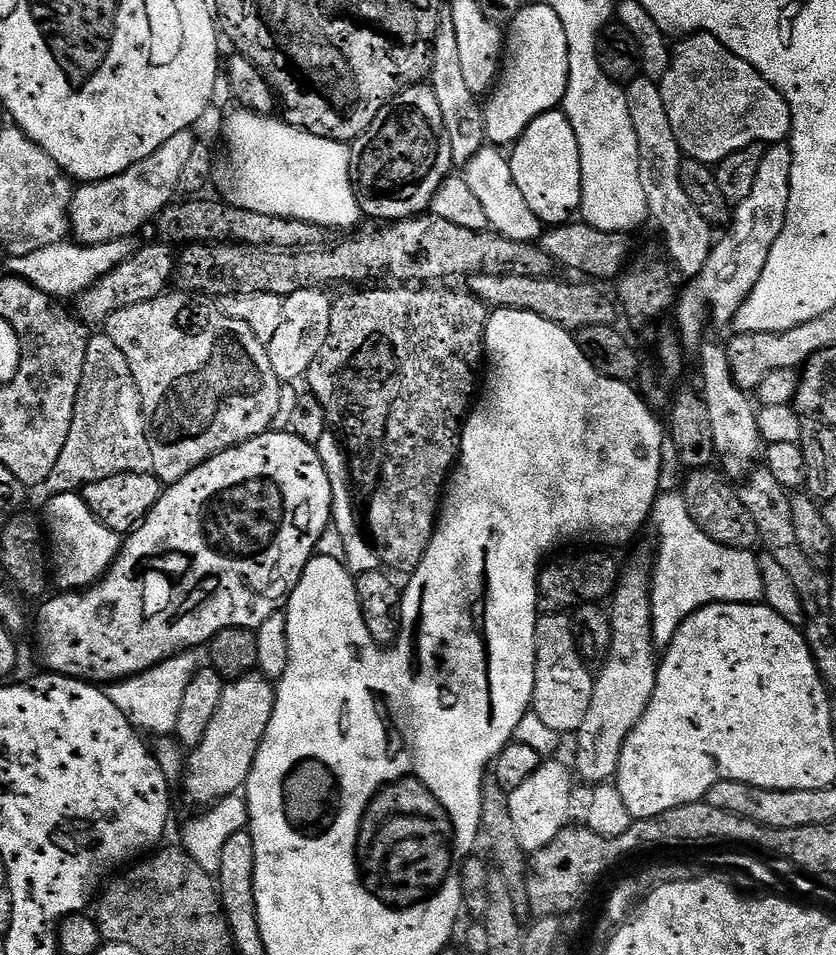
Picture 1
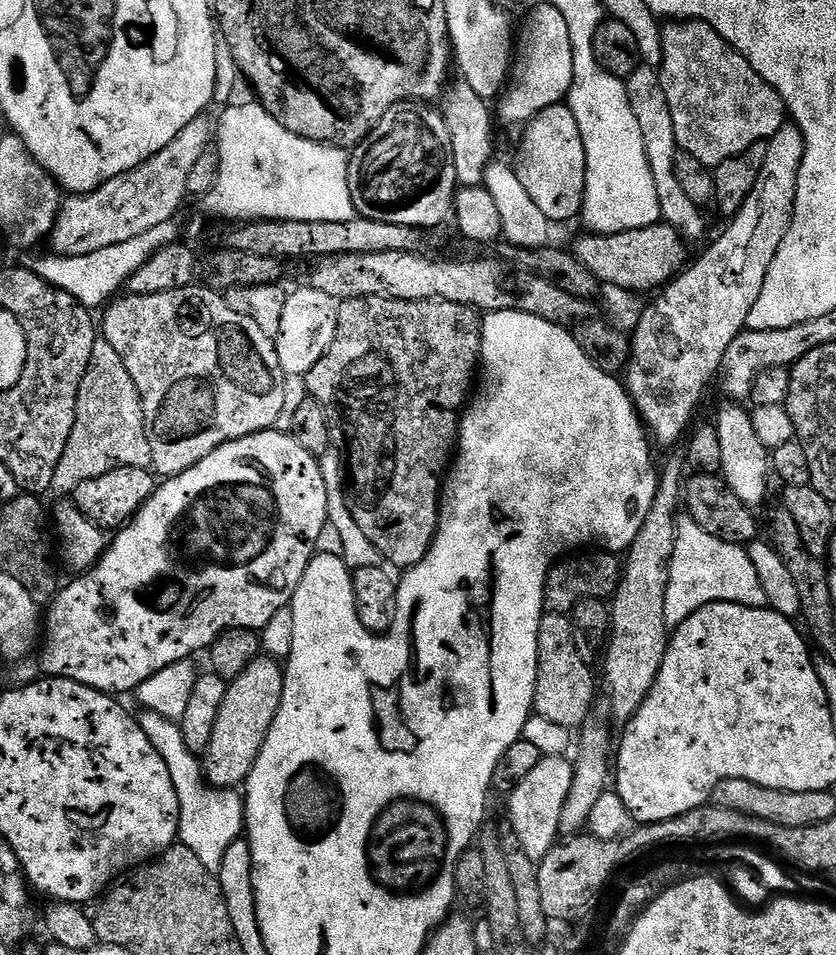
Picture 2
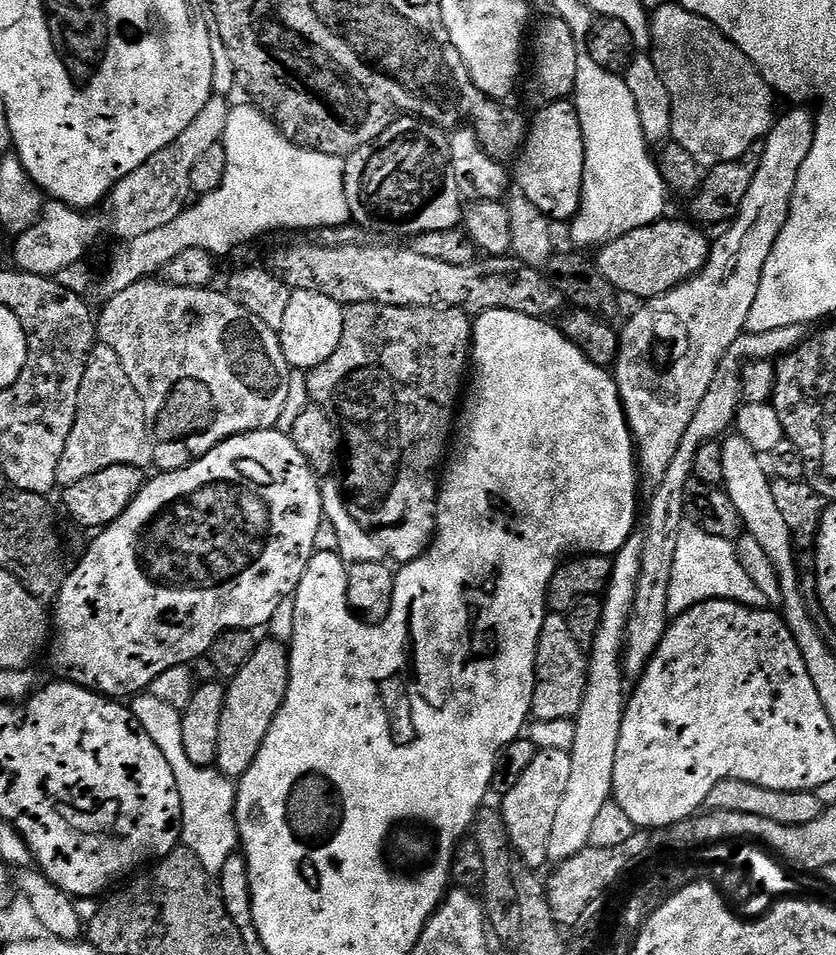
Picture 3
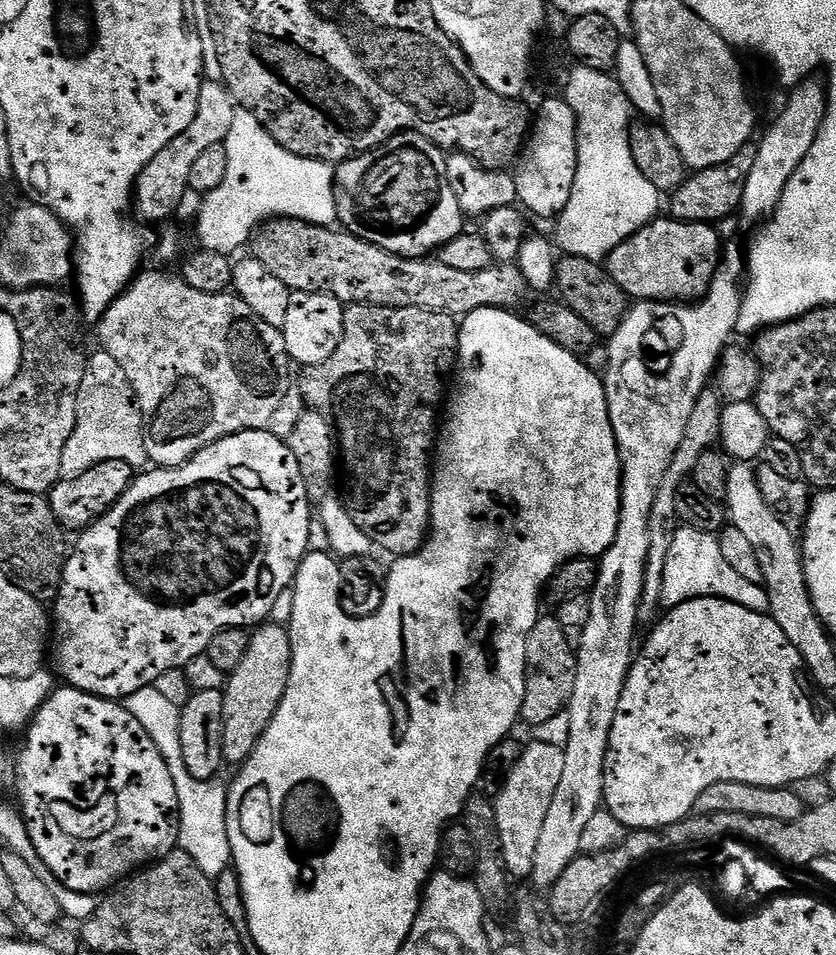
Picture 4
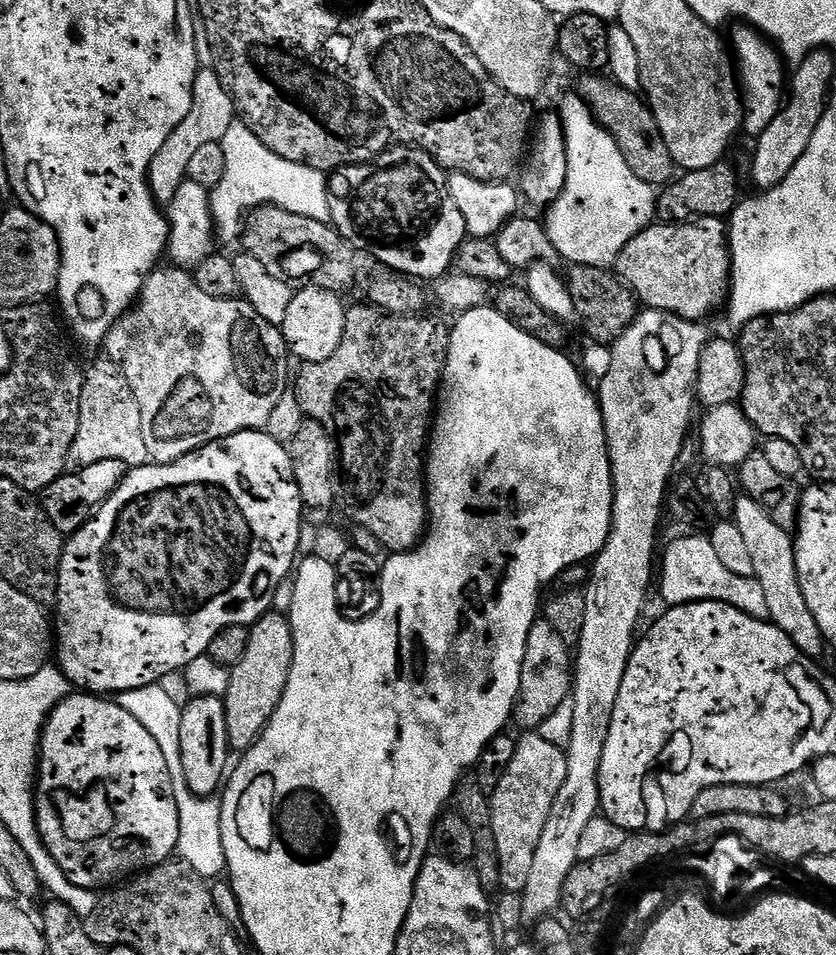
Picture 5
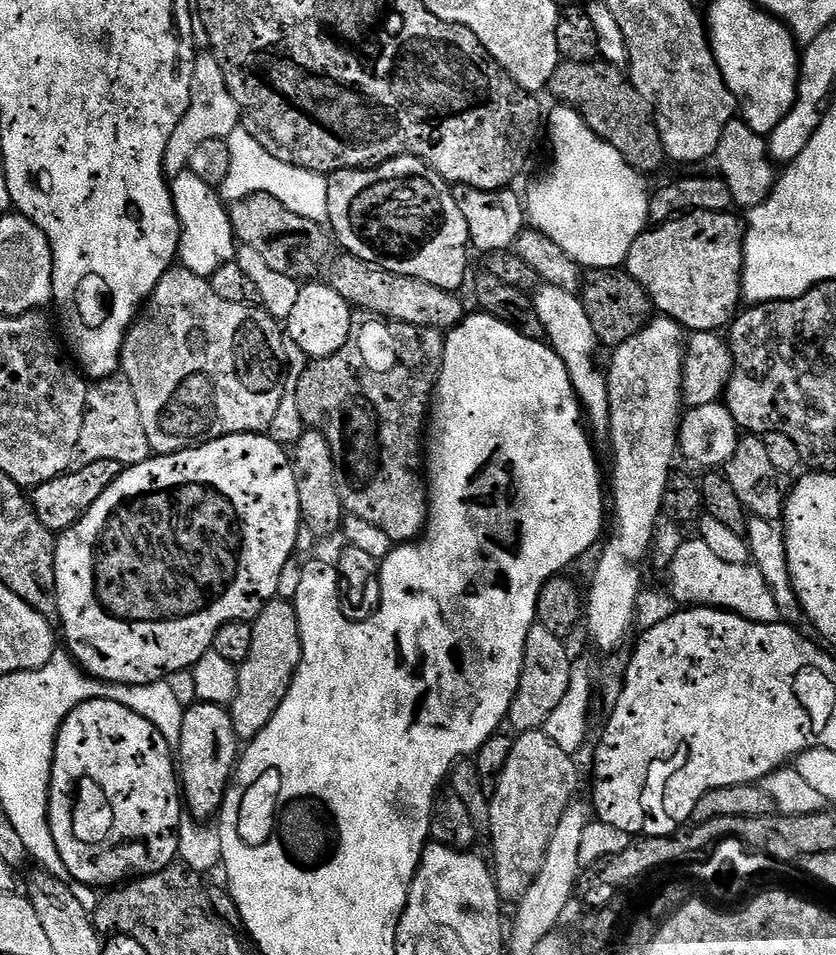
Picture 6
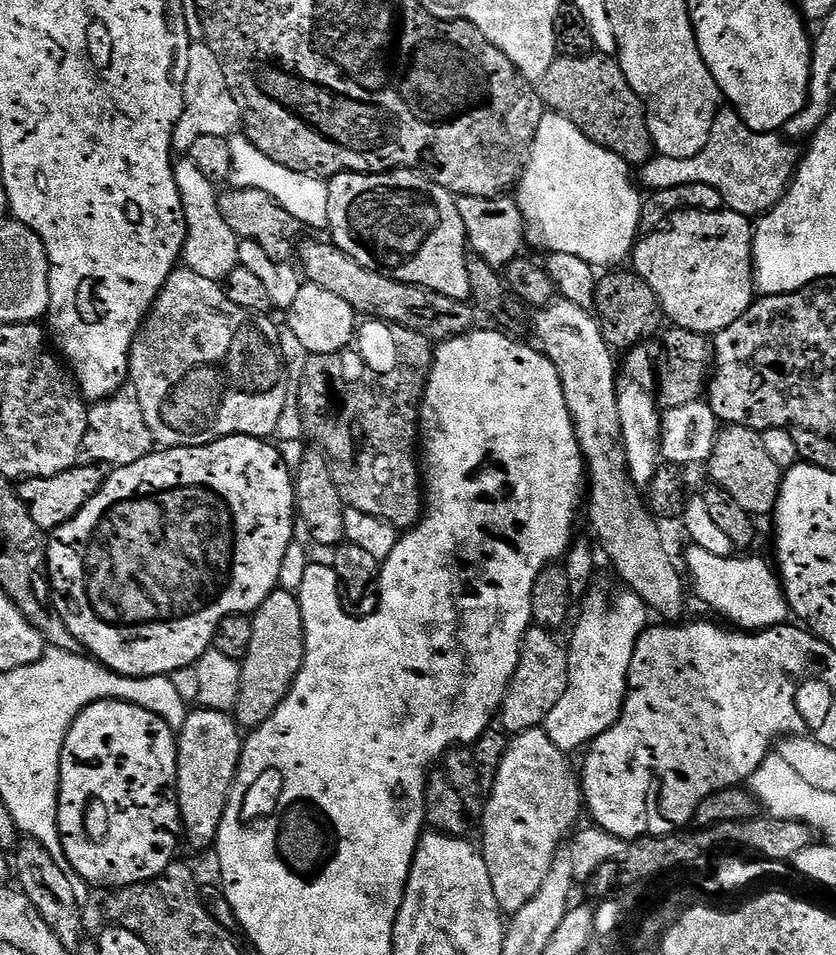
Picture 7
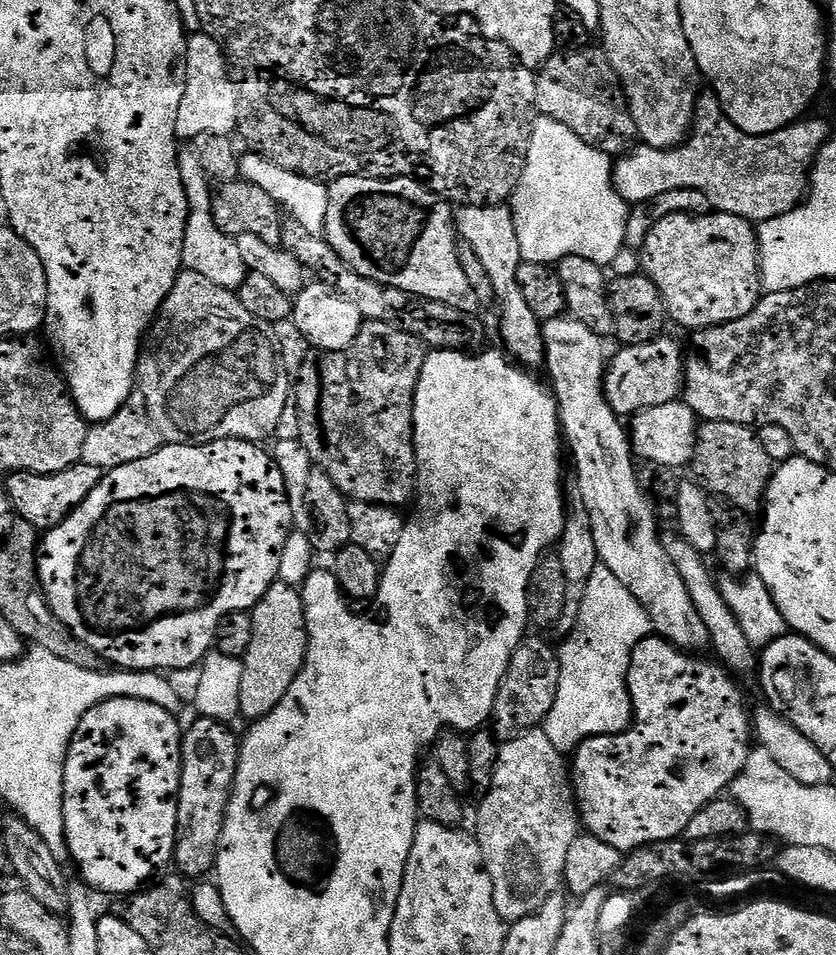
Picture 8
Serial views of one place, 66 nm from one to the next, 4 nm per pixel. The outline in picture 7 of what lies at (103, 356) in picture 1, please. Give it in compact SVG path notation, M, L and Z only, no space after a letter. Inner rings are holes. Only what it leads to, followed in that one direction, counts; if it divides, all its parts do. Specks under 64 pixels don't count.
M128 382L106 400L93 403L88 409L88 425L82 453L85 461L97 466L125 468L154 451L154 441L146 418L142 418L142 402L138 402L138 390Z

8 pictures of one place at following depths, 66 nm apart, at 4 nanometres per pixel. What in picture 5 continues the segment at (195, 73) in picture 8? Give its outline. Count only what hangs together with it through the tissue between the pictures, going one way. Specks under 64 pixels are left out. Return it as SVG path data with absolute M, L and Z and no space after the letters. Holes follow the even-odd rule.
M201 67L194 78L192 87L192 109L190 114L176 127L174 134L166 138L162 150L150 162L148 171L148 186L152 190L152 197L161 206L167 206L178 194L178 186L188 179L188 167L195 152L201 146L218 144L223 141L226 130L237 119L238 113L232 103L231 94L222 86L218 74L211 67Z

